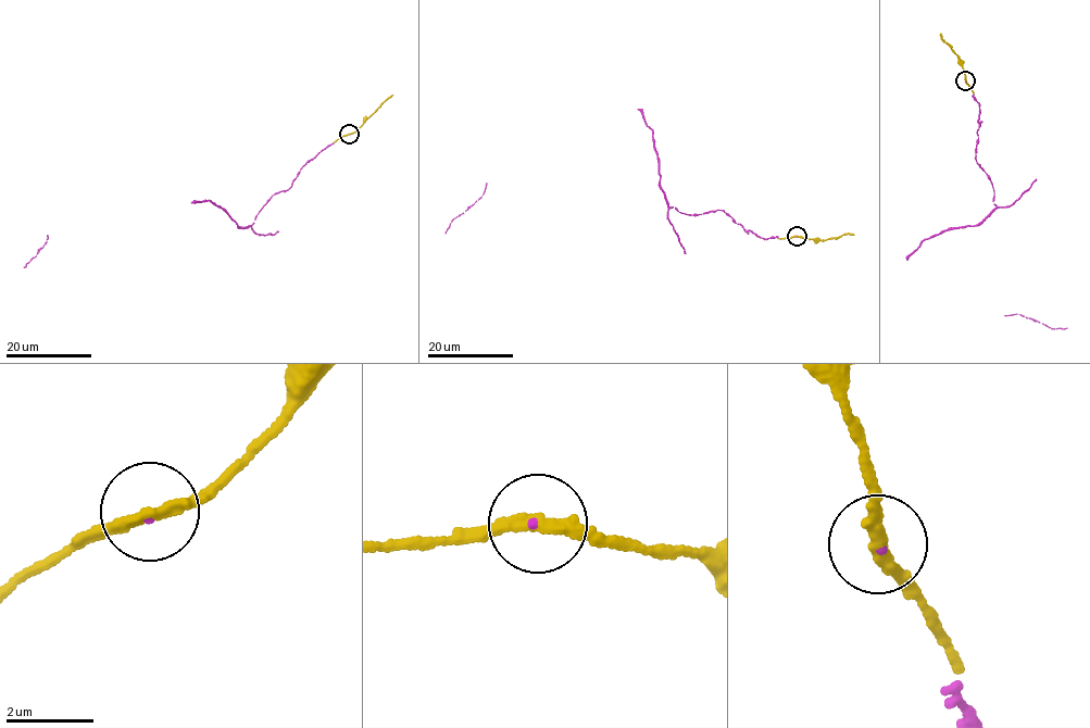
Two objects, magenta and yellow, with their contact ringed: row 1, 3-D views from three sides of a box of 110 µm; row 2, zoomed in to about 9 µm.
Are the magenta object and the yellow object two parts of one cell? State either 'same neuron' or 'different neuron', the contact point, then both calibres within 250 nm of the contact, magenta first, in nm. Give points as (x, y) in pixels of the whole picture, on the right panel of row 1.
same neuron; at (965, 80); 100 nm thick on the magenta side, 280 nm on the other

